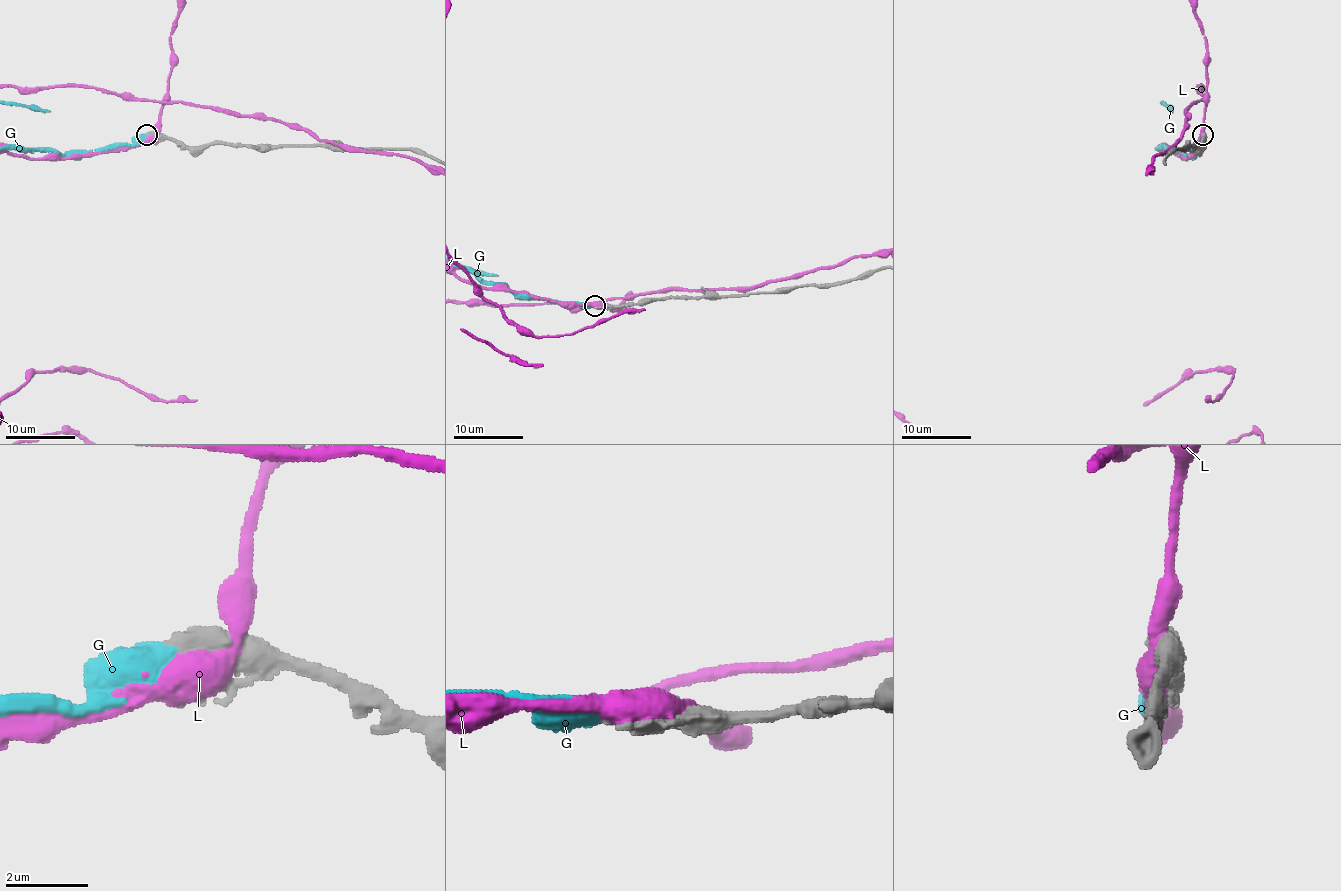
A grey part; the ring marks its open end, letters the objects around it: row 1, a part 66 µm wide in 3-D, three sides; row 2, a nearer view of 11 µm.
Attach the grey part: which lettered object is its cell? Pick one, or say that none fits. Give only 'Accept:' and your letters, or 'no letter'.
Accept: G

